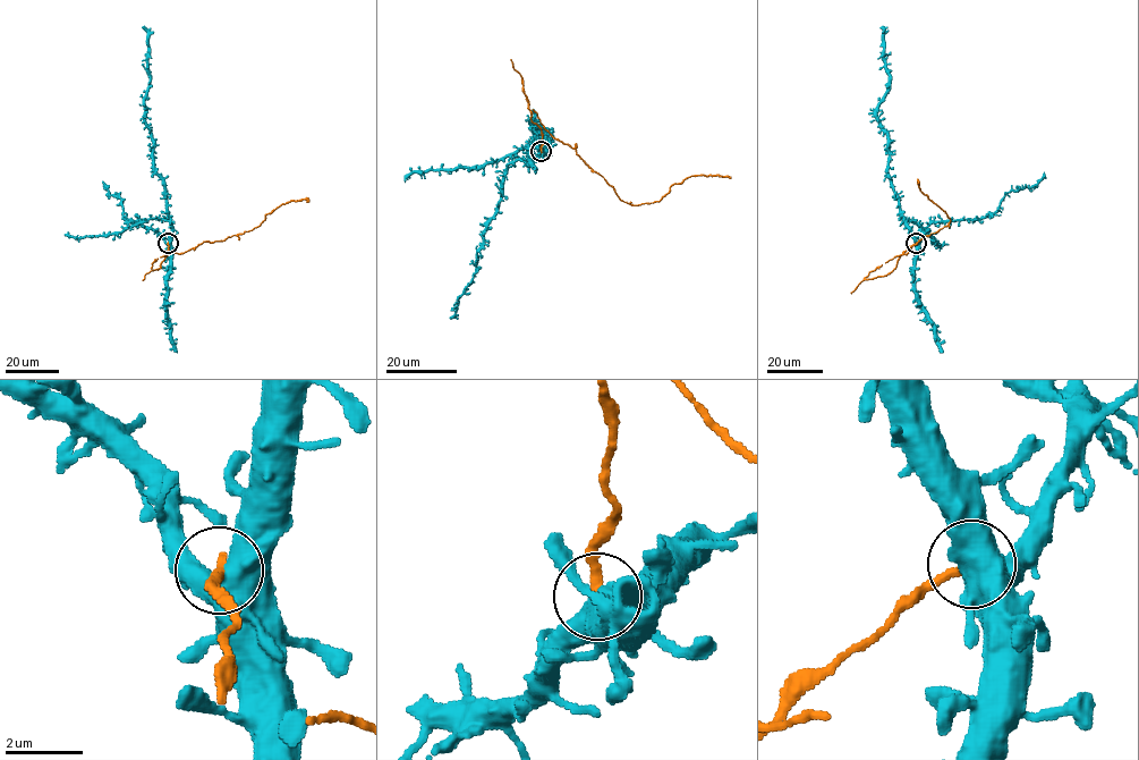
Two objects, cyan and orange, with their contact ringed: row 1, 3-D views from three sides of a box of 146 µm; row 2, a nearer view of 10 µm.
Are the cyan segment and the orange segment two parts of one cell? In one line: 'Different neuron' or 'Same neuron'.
Different neuron

